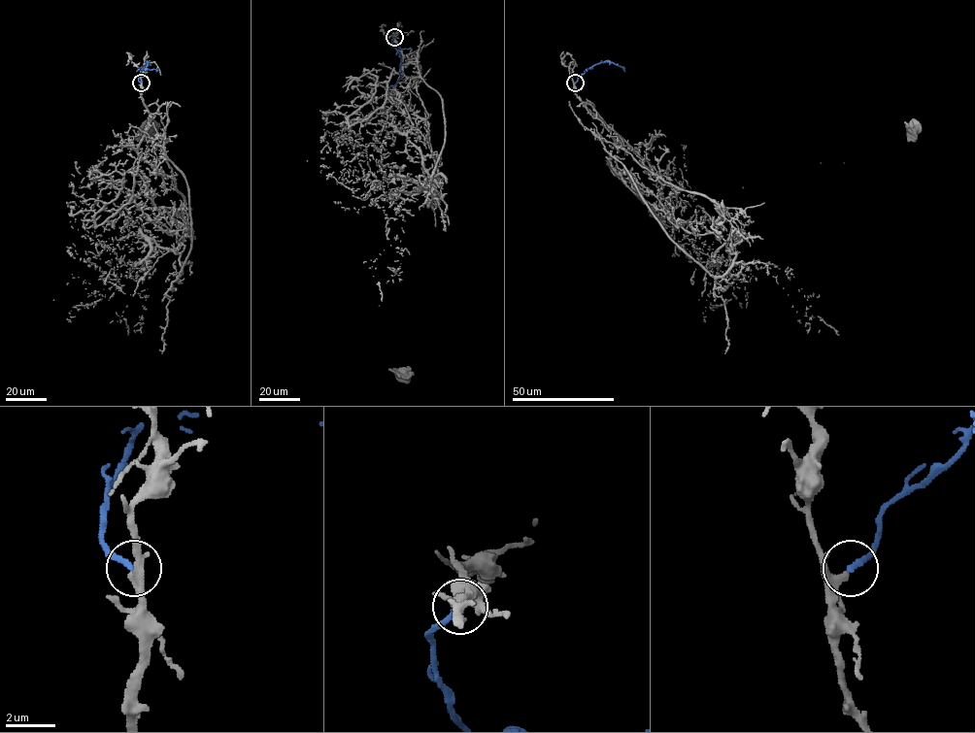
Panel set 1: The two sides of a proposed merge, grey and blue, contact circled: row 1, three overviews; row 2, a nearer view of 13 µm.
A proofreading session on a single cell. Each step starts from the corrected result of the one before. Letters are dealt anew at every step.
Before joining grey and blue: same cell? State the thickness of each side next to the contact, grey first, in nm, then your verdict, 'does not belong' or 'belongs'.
200/240 nm | belongs

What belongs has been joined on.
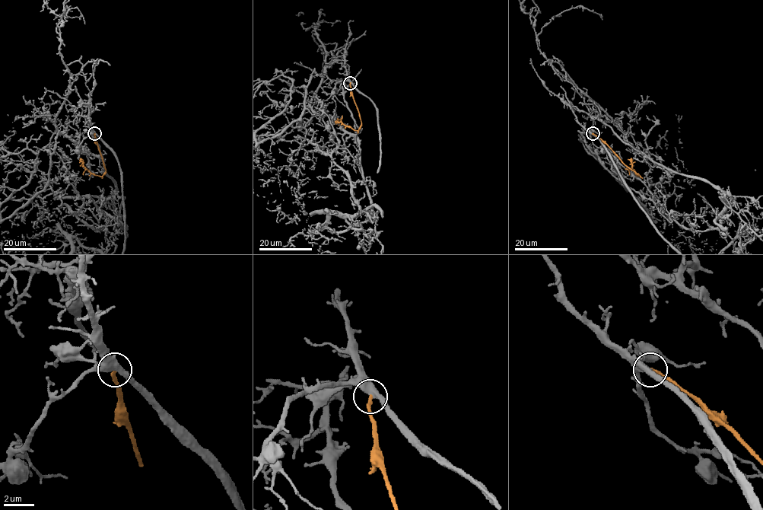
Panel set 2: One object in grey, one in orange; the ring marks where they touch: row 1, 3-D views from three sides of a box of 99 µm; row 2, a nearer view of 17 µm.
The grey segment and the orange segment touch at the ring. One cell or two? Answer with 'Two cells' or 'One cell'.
One cell

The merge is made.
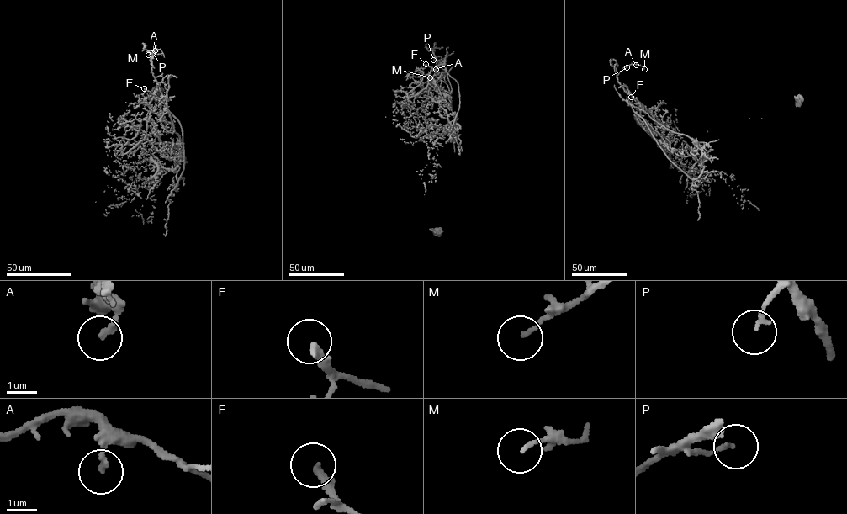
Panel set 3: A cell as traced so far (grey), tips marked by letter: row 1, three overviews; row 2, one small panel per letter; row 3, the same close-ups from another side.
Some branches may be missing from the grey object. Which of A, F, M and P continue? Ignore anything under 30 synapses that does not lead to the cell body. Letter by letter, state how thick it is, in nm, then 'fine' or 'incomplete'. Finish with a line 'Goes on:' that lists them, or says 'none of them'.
A: calibre 170 nm; fine
F: calibre 280 nm; incomplete
M: calibre 110 nm; fine
P: calibre 130 nm; fine
Goes on: F

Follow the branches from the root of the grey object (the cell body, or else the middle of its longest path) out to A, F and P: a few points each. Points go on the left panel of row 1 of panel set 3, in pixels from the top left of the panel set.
A: (156, 92), (140, 145), (177, 173), (175, 187), (182, 132), (167, 98), (172, 122), (150, 108), (155, 50)
F: (156, 92), (140, 145), (177, 173), (175, 187), (181, 126), (168, 98), (144, 88)
P: (156, 92), (140, 145), (177, 173), (175, 187), (182, 130), (167, 98), (172, 122), (150, 108), (152, 53)

